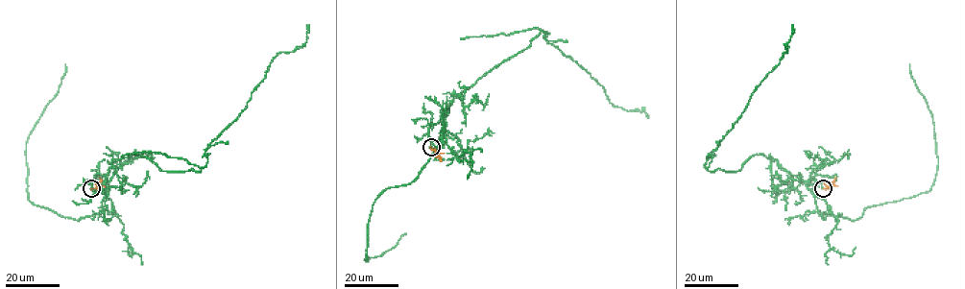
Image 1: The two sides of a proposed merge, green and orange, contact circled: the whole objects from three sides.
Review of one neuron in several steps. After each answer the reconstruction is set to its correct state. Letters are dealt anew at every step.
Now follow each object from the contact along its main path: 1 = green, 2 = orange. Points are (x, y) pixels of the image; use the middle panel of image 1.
1: (430, 147), (428, 128), (445, 121), (453, 99), (525, 49), (541, 30), (615, 106), (643, 110), (647, 117)
2: (430, 147), (440, 159)

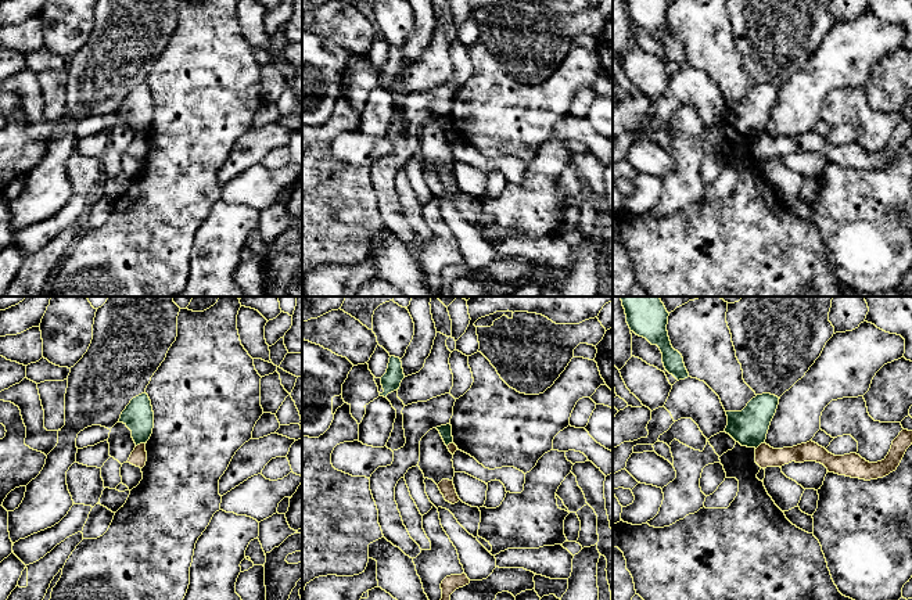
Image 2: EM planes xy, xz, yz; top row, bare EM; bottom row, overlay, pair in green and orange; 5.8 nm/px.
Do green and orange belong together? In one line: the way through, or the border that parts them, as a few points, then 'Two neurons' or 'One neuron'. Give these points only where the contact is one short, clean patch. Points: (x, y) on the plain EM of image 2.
Boundary: xy (144, 132), (136, 136). Two neurons

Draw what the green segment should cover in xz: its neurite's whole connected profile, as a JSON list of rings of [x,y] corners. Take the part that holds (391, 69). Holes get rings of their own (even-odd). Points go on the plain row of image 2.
[[[391,46],[387,62],[381,67],[381,75],[384,82],[380,86],[387,86],[388,83],[399,79],[402,69],[405,68],[402,51],[399,47]]]

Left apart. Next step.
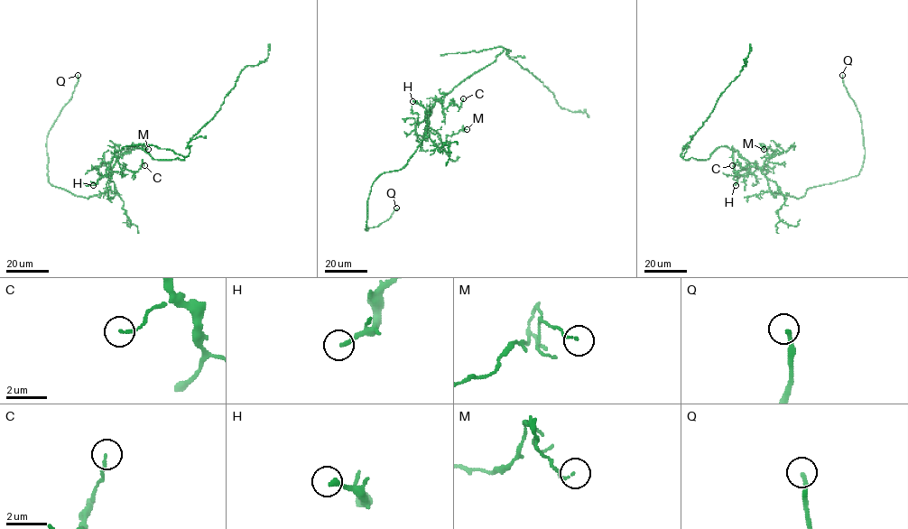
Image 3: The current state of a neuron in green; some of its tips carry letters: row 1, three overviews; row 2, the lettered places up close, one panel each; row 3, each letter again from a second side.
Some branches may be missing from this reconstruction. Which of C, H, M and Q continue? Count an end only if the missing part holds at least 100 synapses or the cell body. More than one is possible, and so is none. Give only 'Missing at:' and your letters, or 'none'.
Missing at: Q

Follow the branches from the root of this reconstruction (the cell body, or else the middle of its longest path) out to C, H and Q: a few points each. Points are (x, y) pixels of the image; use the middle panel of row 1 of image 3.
C: (430, 112), (435, 102), (433, 98), (447, 108), (451, 103), (459, 106), (463, 98)
H: (430, 112), (425, 116), (426, 109), (412, 101)
Q: (430, 112), (429, 132), (408, 162), (398, 170), (382, 173), (374, 182), (365, 230), (386, 220), (396, 208)

